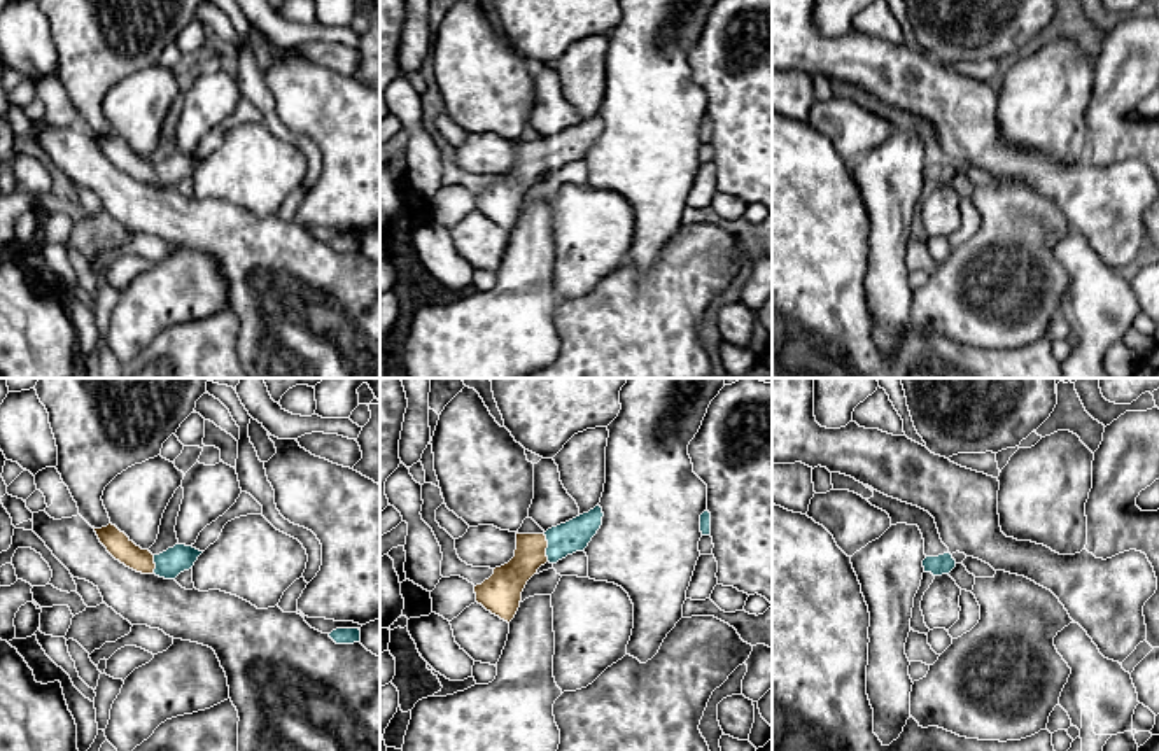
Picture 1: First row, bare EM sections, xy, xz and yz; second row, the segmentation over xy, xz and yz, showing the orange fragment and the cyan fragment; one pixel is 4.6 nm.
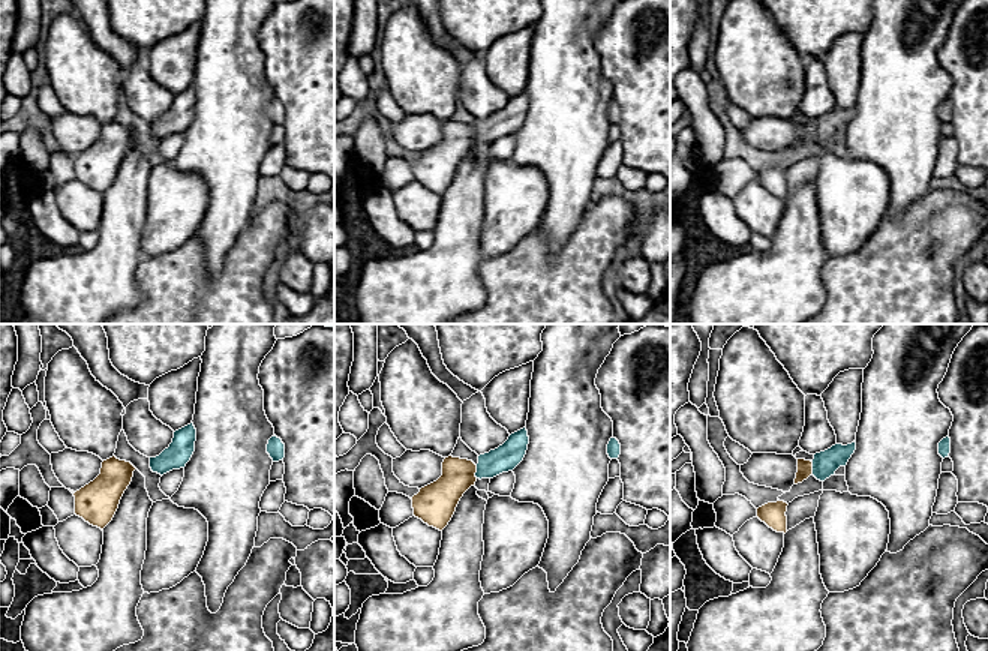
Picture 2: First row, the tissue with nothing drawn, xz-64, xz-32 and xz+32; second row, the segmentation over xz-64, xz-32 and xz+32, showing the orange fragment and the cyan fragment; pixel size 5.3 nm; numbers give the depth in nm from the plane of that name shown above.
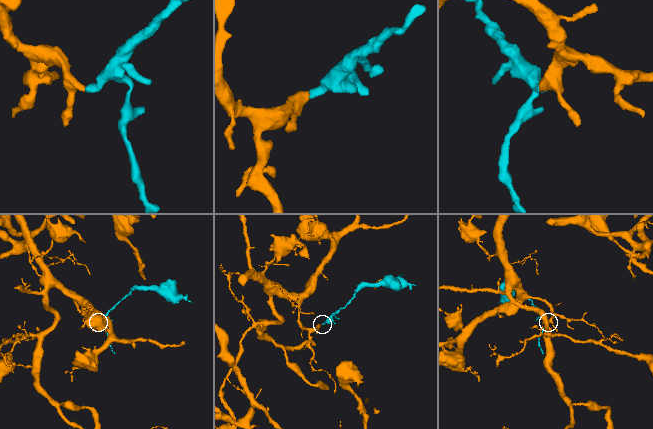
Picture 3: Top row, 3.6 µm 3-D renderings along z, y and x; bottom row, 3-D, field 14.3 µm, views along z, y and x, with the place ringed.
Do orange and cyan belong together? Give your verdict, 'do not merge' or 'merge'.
merge

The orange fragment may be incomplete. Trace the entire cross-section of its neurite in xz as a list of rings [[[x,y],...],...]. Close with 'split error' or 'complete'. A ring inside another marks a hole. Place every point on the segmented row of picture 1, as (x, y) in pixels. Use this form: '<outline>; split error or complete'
[[[595,506],[544,534],[518,534],[515,557],[494,569],[494,574],[474,586],[476,602],[504,621],[511,621],[520,607],[527,581],[546,562],[558,560],[576,551],[585,551],[602,525],[602,508]]]; split error

